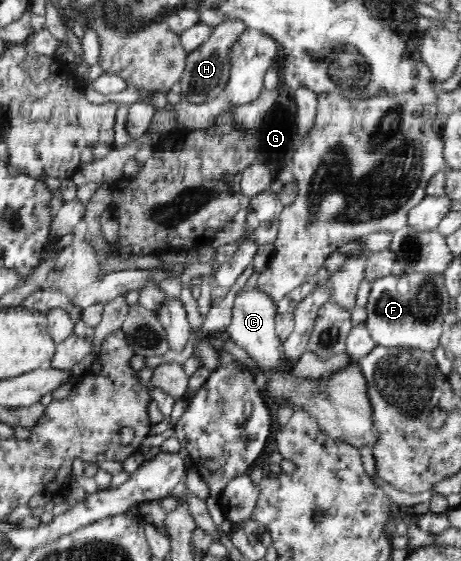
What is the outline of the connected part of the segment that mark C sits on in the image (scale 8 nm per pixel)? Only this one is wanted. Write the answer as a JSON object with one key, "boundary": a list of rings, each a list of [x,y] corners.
{"boundary":[[[243,287],[236,294],[232,311],[233,317],[228,327],[232,340],[242,346],[259,366],[275,367],[281,362],[282,342],[276,333],[277,303],[271,299],[271,295],[263,293],[259,287],[251,291],[244,291]]]}

